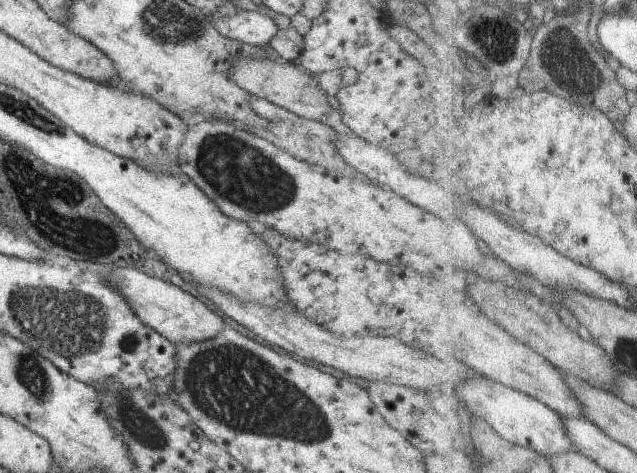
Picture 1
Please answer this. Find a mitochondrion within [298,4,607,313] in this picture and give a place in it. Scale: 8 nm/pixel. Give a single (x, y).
(568, 67)

